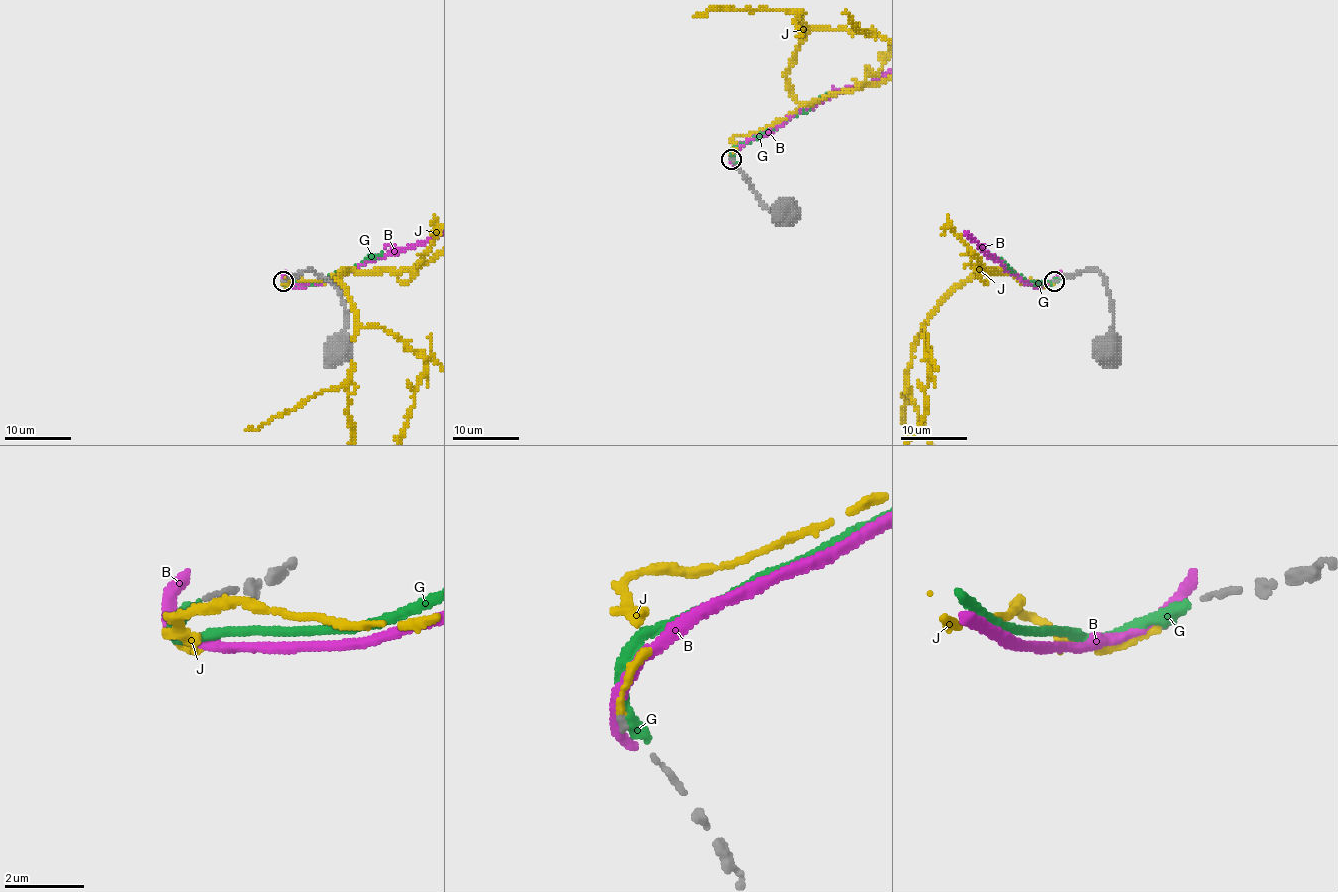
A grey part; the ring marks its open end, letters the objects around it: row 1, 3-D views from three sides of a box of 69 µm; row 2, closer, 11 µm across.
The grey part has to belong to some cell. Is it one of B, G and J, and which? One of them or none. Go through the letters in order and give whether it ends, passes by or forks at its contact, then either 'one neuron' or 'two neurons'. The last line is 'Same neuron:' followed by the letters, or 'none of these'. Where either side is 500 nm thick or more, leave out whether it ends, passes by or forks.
B: it passes by | two neurons
G: it ends | two neurons
J: it ends | one neuron
Same neuron: J

